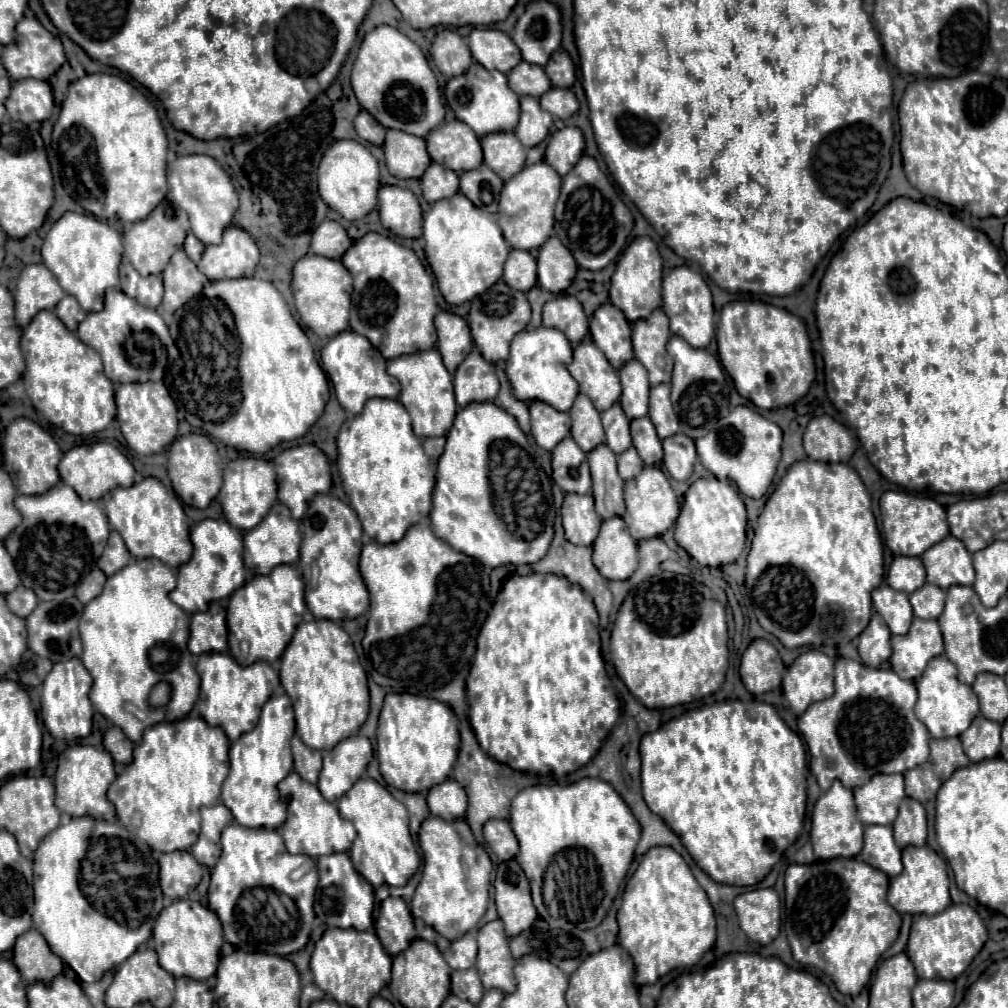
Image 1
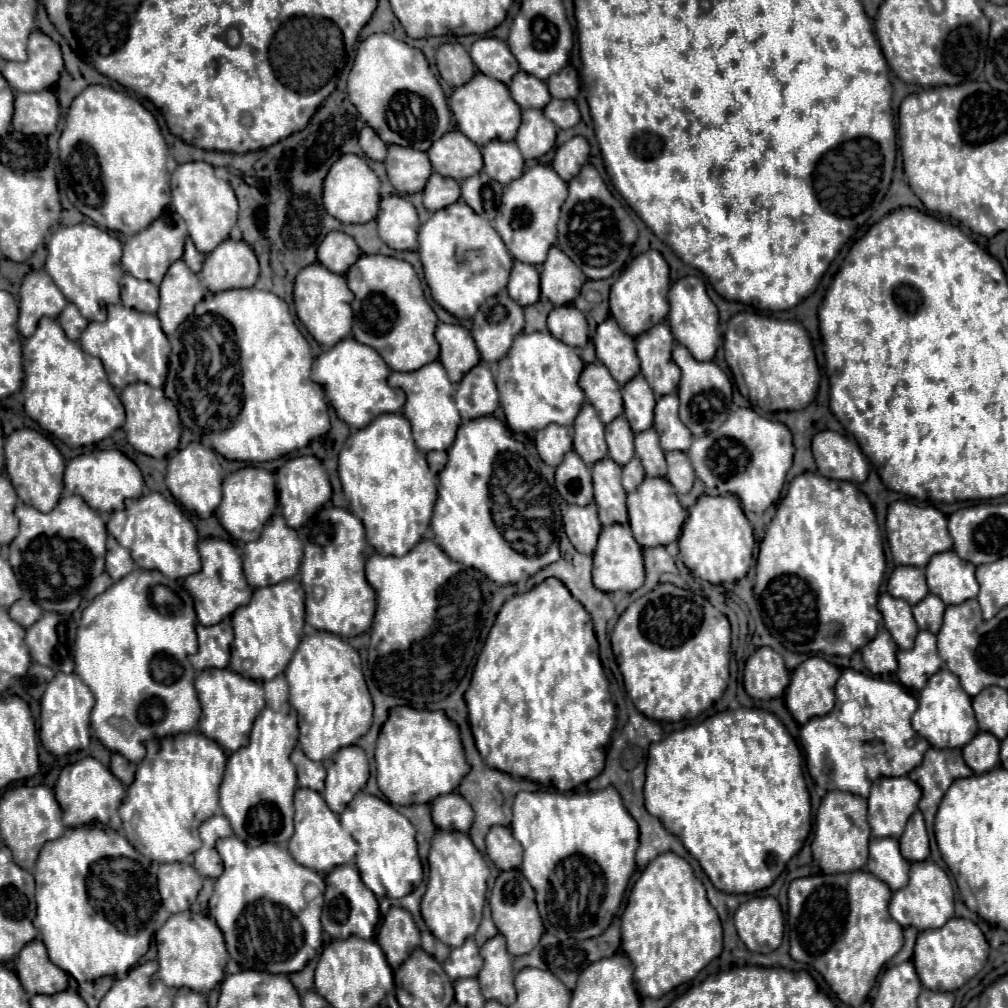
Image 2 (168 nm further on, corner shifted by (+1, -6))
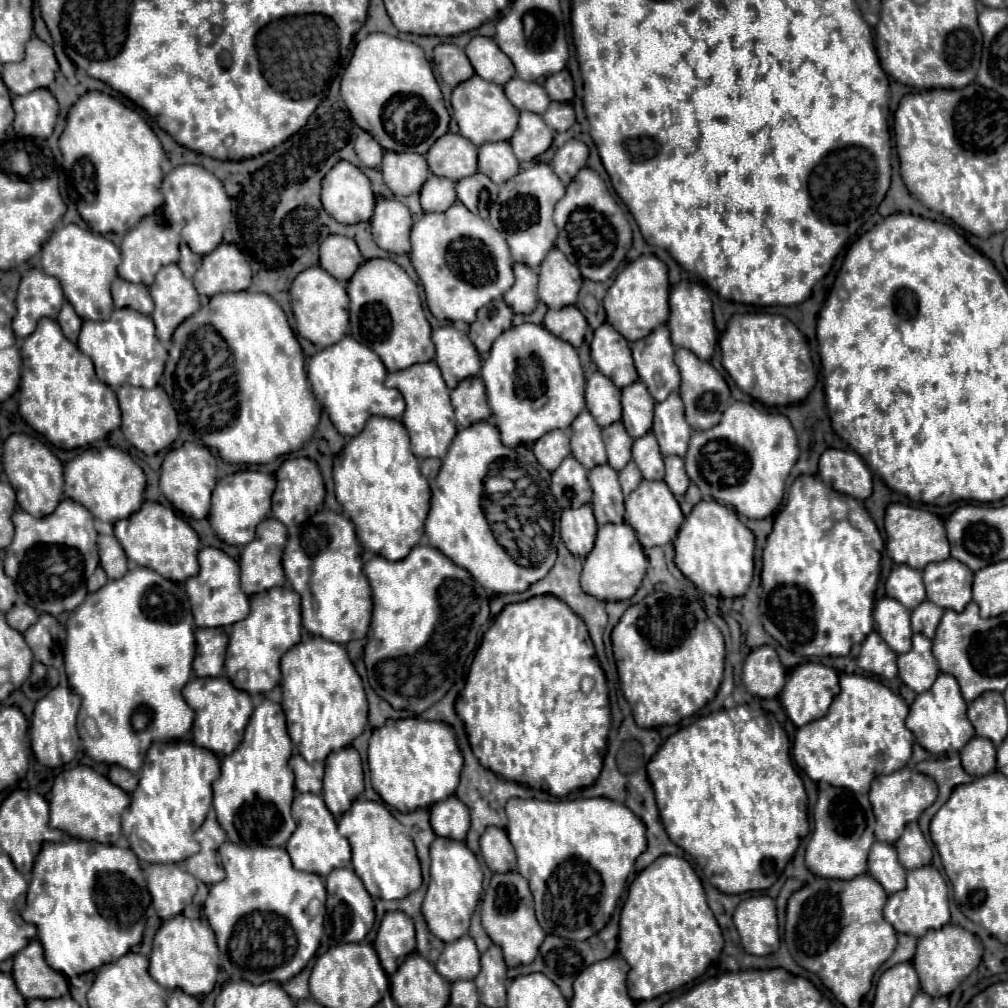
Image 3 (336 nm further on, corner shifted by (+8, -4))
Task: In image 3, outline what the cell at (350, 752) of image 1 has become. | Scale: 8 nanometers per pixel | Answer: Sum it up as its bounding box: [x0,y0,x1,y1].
[323,746,363,820]

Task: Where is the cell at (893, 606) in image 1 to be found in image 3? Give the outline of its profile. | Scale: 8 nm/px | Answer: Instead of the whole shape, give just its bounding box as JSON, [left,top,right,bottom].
[873,596,911,654]

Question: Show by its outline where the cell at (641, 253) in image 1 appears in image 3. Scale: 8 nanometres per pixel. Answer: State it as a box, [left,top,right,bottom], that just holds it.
[603,254,669,342]

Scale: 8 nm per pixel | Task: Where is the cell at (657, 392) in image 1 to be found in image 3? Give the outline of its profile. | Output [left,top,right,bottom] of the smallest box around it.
[653,394,691,456]

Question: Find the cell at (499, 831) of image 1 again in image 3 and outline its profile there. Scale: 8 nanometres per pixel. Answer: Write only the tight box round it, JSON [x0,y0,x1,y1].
[481,826,517,872]

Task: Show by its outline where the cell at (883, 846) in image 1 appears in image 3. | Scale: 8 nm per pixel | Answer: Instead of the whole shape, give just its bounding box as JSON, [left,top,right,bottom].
[869,842,907,894]

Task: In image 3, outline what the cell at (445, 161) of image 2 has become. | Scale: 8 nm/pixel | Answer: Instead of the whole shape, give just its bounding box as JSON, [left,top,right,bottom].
[425,134,477,182]

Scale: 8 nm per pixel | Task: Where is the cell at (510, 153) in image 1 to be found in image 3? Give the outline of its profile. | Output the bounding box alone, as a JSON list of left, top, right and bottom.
[479,142,519,184]

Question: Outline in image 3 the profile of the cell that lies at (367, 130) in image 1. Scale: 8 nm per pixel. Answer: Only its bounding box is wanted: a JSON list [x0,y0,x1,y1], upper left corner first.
[355,132,385,168]

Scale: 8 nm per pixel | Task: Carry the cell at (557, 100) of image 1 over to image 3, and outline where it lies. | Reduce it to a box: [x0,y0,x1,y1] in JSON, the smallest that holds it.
[543,102,575,132]

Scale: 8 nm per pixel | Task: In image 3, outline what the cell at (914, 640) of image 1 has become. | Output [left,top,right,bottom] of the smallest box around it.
[897,634,939,692]

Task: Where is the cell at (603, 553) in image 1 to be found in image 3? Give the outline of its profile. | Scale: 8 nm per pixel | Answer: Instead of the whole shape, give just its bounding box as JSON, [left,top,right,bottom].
[581,522,647,602]

